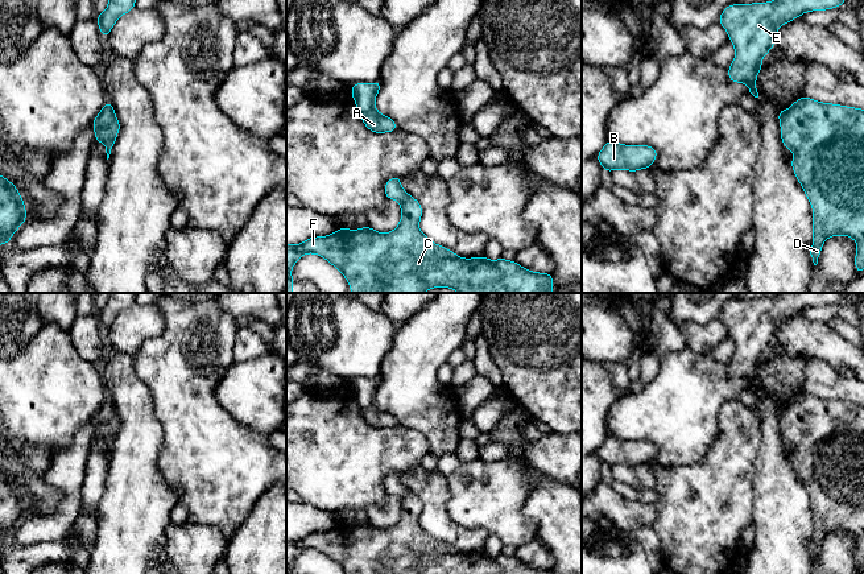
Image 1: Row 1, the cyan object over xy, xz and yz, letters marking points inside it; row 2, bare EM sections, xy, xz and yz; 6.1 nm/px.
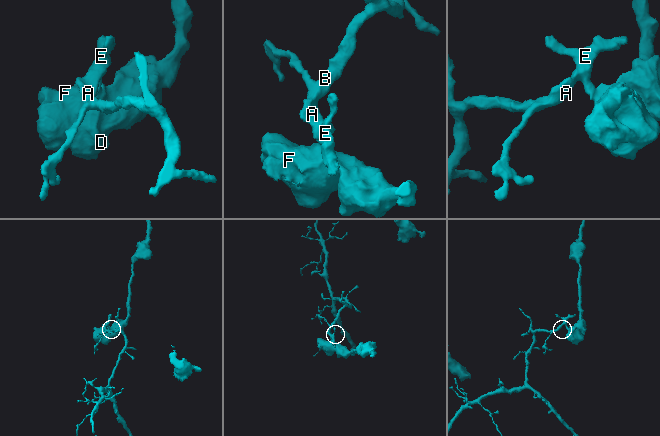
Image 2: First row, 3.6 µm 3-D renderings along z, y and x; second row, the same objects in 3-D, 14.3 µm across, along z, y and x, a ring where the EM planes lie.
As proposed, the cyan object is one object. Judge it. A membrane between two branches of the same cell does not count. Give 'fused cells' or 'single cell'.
fused cells

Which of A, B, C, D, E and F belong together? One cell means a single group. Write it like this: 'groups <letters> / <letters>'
groups A B E / C D F

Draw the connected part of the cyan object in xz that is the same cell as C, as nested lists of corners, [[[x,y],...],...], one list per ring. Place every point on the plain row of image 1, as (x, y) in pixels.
[[[409,492],[400,500],[402,513],[392,528],[380,529],[369,521],[355,526],[340,523],[335,529],[323,533],[314,532],[298,541],[286,540],[286,574],[292,574],[290,565],[305,549],[324,553],[346,574],[553,574],[550,569],[536,569],[503,553],[496,557],[484,552],[462,554],[434,540],[419,526],[422,503],[417,495]]]

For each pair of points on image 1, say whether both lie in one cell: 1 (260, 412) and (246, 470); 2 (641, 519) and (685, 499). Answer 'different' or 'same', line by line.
1: different
2: different

